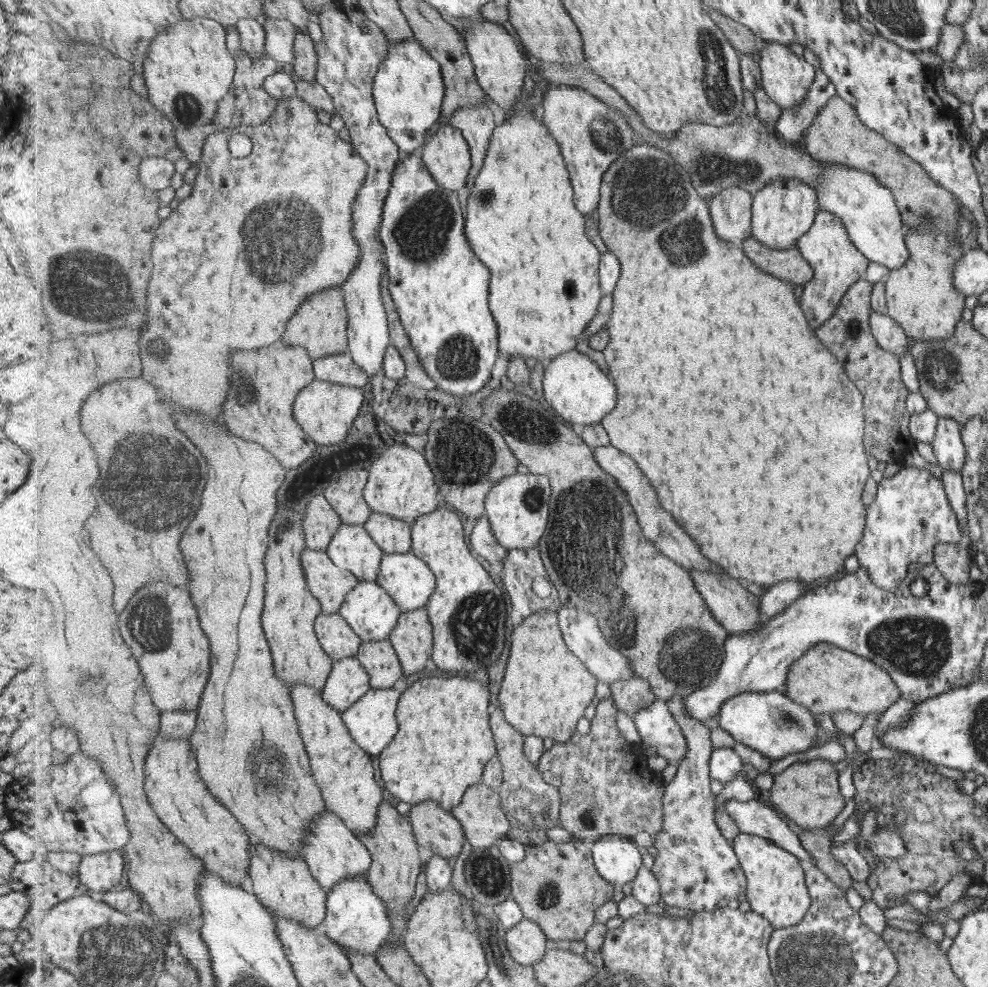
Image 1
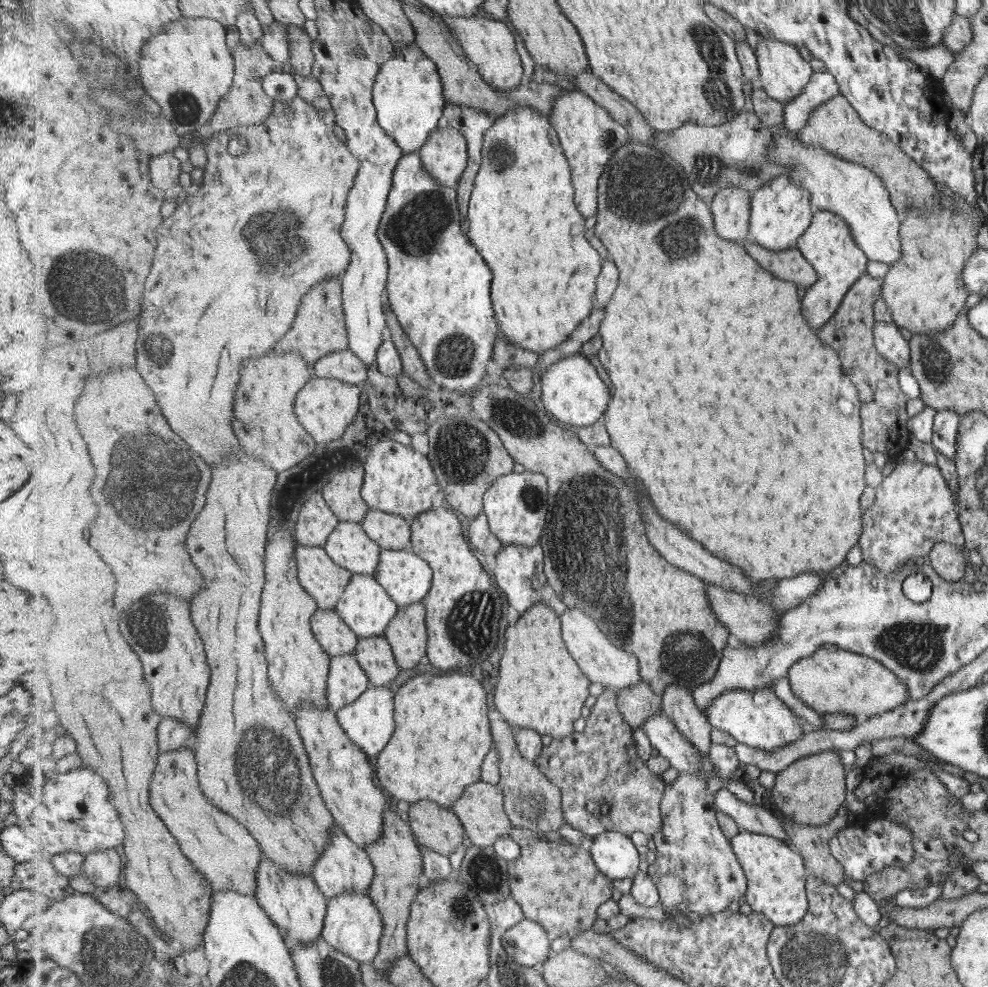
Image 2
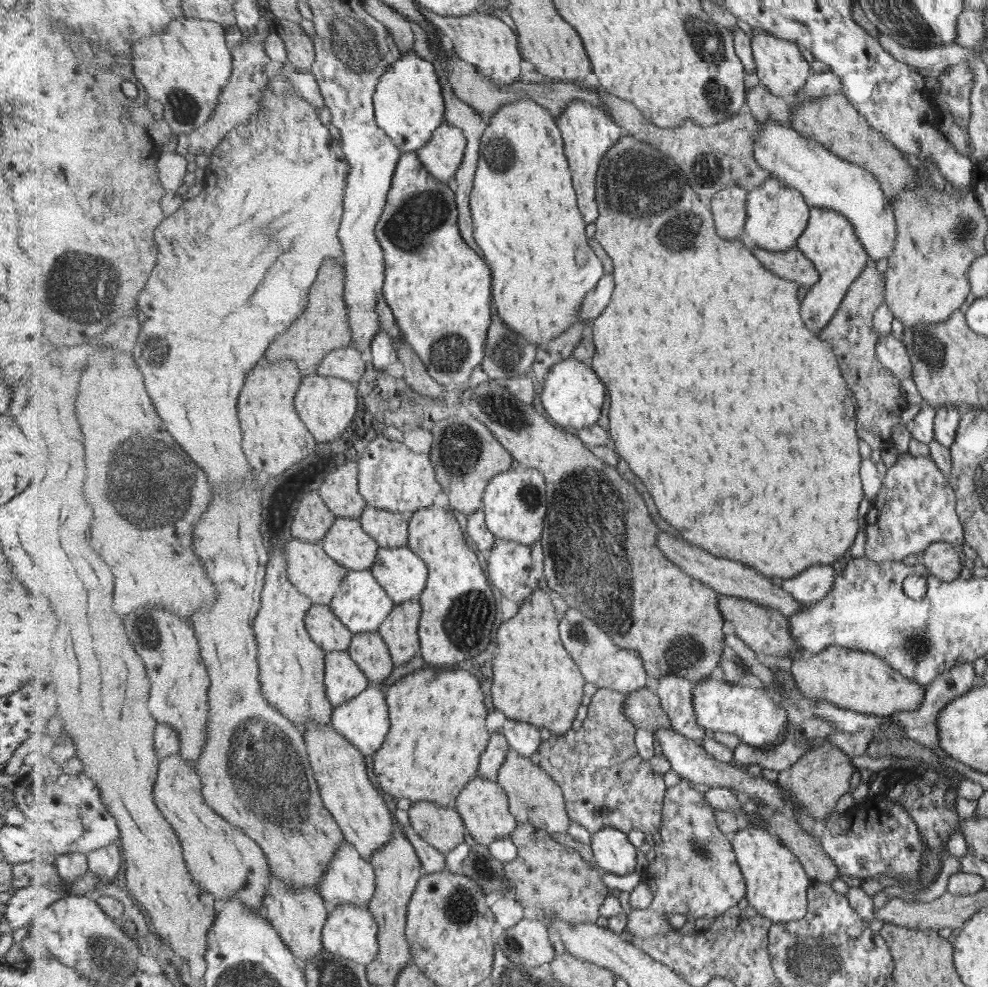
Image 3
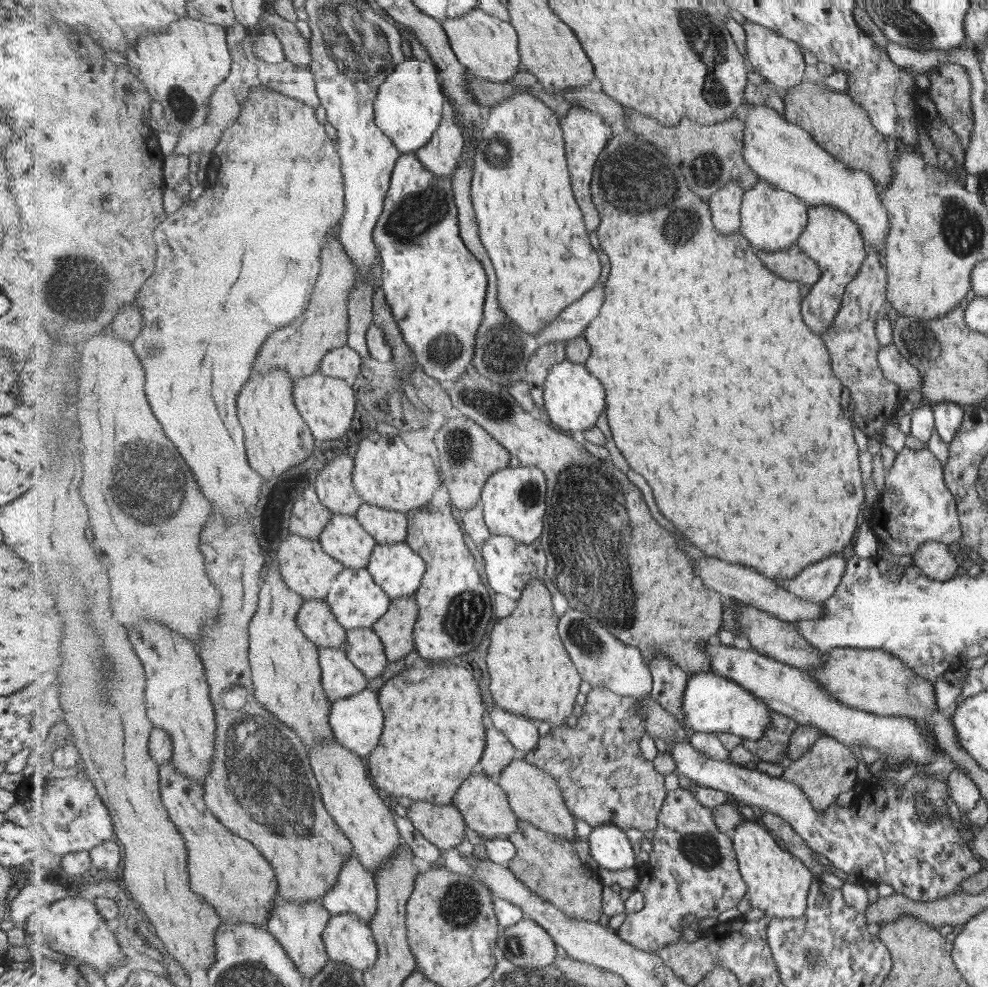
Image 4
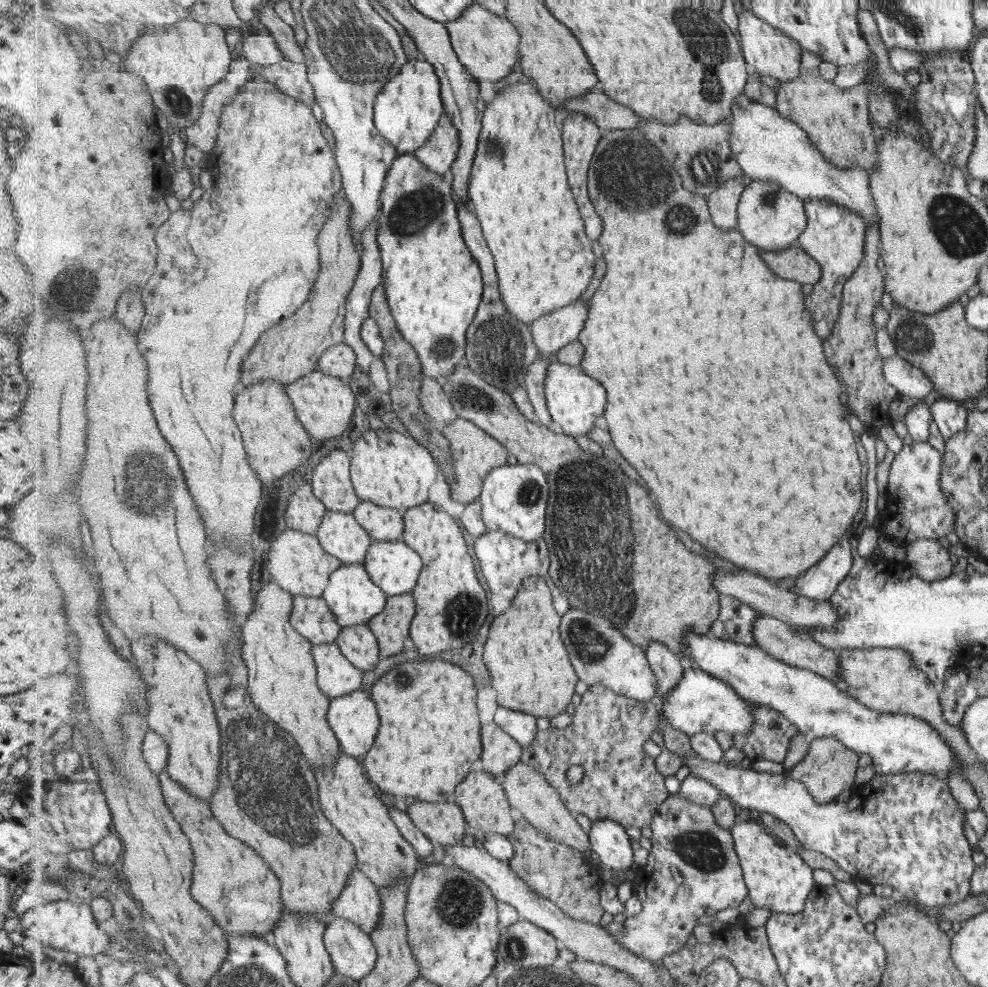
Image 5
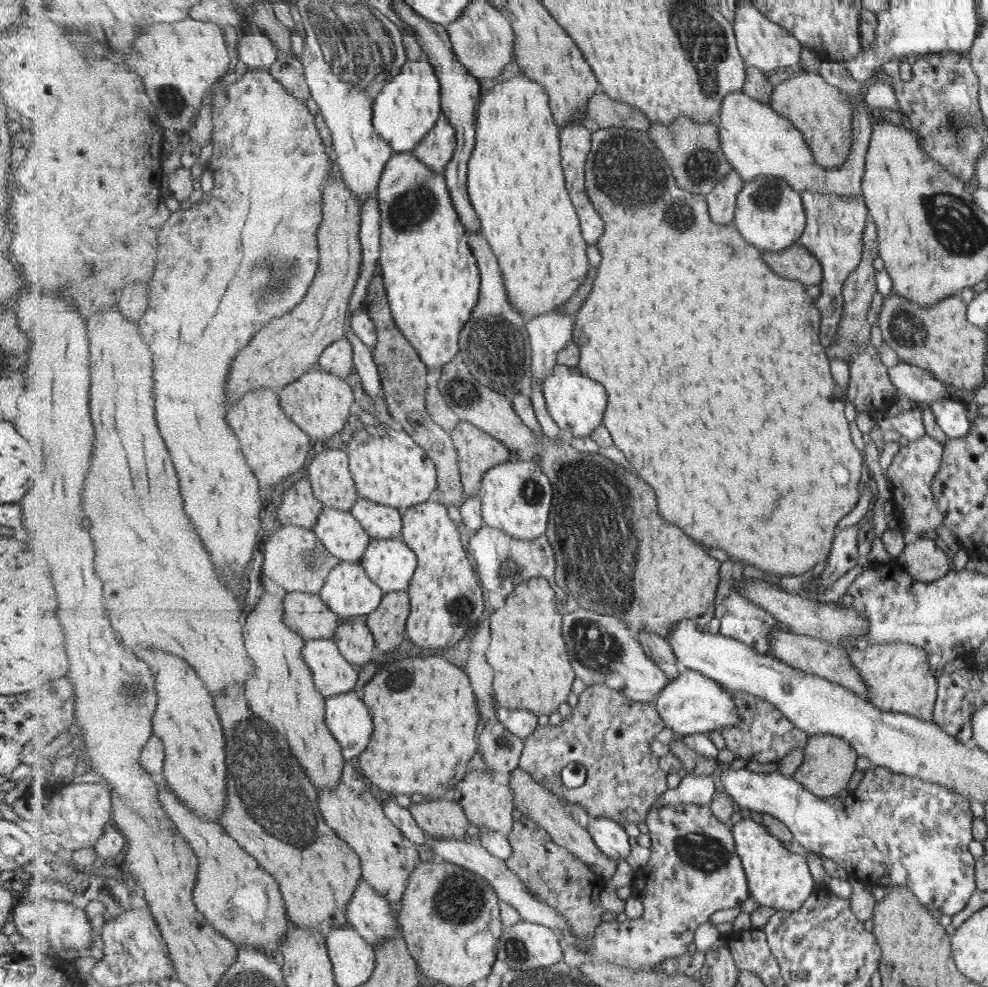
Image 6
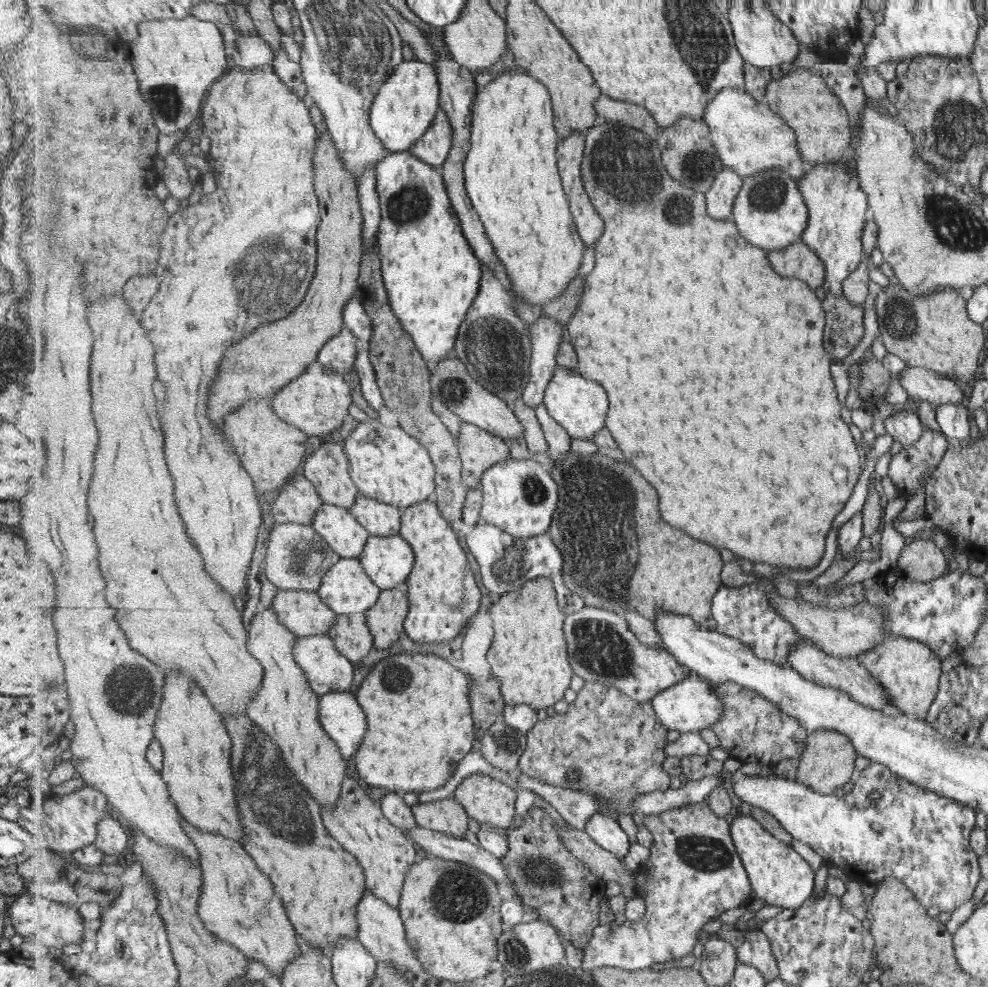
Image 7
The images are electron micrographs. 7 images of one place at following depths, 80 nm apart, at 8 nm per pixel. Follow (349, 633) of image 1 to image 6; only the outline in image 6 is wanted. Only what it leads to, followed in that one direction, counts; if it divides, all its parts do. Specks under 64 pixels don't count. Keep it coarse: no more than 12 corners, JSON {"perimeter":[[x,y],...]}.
{"perimeter":[[287,592],[284,621],[306,641],[333,639],[340,617],[320,594]]}

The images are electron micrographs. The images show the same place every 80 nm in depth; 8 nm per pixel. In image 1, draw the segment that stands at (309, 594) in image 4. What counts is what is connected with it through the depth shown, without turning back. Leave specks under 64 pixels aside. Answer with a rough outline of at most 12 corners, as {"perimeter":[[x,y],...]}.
{"perimeter":[[307,547],[301,562],[322,614],[341,612],[359,584],[327,551]]}

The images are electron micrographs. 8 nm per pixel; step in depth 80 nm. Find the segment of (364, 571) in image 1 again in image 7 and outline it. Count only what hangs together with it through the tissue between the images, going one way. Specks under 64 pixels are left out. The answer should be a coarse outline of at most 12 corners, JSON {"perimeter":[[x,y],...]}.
{"perimeter":[[324,504],[313,528],[341,558],[359,558],[370,532],[347,508]]}

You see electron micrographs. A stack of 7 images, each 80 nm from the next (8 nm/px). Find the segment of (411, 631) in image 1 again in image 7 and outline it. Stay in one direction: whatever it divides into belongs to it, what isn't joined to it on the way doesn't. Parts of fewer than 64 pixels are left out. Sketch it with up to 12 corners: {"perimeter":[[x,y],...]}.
{"perimeter":[[405,587],[383,590],[366,613],[376,649],[401,638],[411,604]]}

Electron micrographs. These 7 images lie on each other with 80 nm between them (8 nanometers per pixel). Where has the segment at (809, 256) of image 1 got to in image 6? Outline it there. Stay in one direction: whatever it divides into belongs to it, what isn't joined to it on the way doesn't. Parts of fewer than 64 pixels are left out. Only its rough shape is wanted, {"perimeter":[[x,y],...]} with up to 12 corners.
{"perimeter":[[801,193],[799,242],[824,269],[821,342],[844,320],[844,282],[863,260],[864,195]]}

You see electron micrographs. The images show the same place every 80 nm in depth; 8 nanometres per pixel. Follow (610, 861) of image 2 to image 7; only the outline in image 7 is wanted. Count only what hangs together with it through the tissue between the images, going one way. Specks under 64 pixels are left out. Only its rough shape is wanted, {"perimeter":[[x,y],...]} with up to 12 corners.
{"perimeter":[[593,815],[586,831],[622,860],[632,844],[613,816]]}

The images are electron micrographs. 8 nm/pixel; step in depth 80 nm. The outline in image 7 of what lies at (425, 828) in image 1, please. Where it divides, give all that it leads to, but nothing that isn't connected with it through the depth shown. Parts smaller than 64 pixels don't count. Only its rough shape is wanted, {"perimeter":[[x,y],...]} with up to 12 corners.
{"perimeter":[[455,798],[412,806],[419,827],[463,838],[469,815]]}

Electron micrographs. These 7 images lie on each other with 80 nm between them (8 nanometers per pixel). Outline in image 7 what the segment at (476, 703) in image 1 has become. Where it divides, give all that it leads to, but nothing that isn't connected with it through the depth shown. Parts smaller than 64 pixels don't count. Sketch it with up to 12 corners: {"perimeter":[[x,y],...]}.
{"perimeter":[[446,655],[380,659],[354,766],[405,795],[447,784],[476,734]]}

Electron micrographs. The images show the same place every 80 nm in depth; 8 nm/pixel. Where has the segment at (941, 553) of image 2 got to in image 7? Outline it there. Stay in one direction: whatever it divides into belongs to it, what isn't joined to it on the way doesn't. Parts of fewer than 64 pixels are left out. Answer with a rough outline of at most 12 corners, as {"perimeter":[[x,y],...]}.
{"perimeter":[[908,541],[896,566],[909,581],[945,572],[931,542]]}

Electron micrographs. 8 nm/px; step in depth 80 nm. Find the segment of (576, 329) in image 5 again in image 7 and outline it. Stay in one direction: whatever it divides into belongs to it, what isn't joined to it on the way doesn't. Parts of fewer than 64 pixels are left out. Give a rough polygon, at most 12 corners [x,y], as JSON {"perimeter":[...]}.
{"perimeter":[[550,316],[530,327],[531,380],[522,399],[544,404],[567,325]]}

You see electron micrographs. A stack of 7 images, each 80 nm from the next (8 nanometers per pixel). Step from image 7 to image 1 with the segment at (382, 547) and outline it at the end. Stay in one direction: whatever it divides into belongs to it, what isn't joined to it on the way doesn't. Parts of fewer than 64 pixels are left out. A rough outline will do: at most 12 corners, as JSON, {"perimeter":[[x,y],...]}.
{"perimeter":[[385,553],[376,582],[403,614],[427,606],[436,573],[421,557]]}

